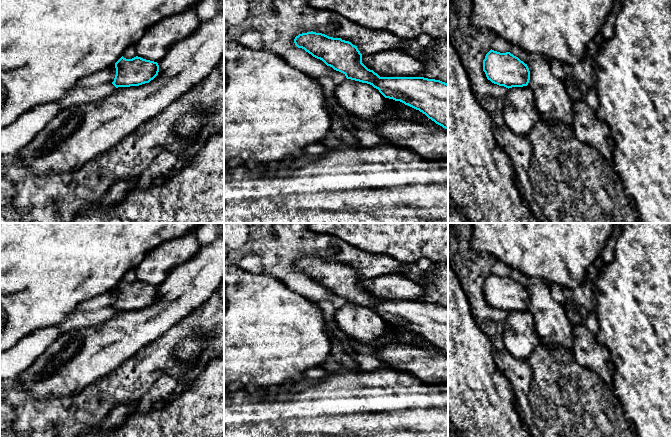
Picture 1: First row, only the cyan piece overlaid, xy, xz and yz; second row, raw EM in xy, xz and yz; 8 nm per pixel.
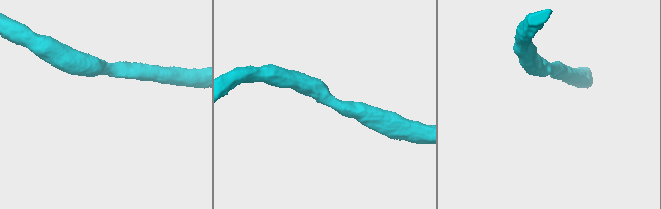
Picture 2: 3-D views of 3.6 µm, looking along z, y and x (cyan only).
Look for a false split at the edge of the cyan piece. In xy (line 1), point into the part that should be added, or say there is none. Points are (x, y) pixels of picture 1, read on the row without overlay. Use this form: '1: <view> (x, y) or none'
1: none

